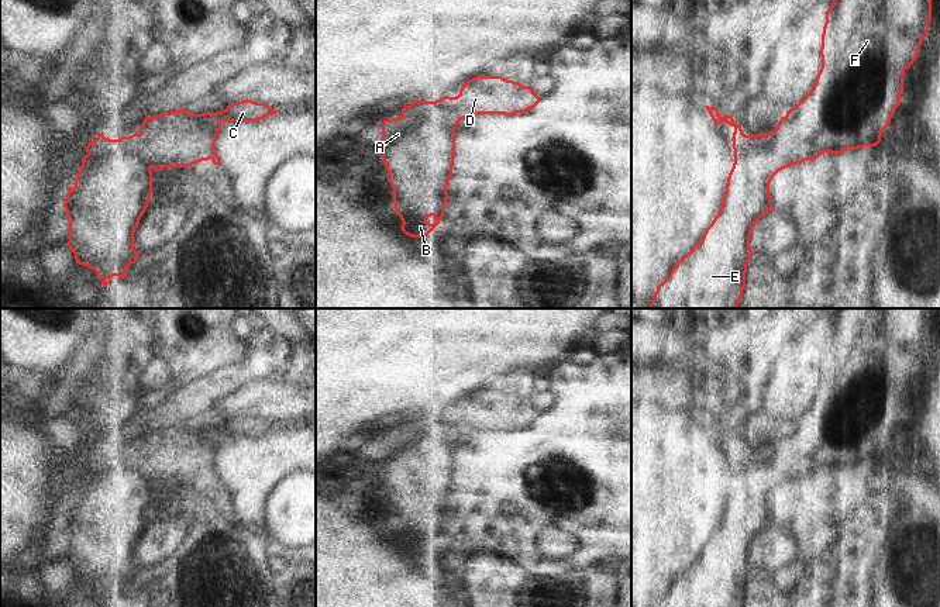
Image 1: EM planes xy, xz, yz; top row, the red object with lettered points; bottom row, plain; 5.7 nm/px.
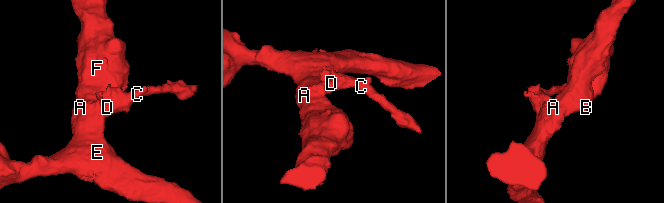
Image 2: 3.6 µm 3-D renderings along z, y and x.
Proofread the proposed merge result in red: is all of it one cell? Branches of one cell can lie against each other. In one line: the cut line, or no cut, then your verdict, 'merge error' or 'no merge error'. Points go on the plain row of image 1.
xy (119, 455), (131, 465), (141, 465), (151, 482) | merge error

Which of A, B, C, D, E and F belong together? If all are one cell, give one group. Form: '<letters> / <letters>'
A B E F / C D

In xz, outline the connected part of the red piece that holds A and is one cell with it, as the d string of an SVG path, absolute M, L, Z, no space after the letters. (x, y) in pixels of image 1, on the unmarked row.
M414 415L402 431L383 435L382 476L389 487L402 546L413 553L428 551L444 532L447 501L452 492L455 417Z

